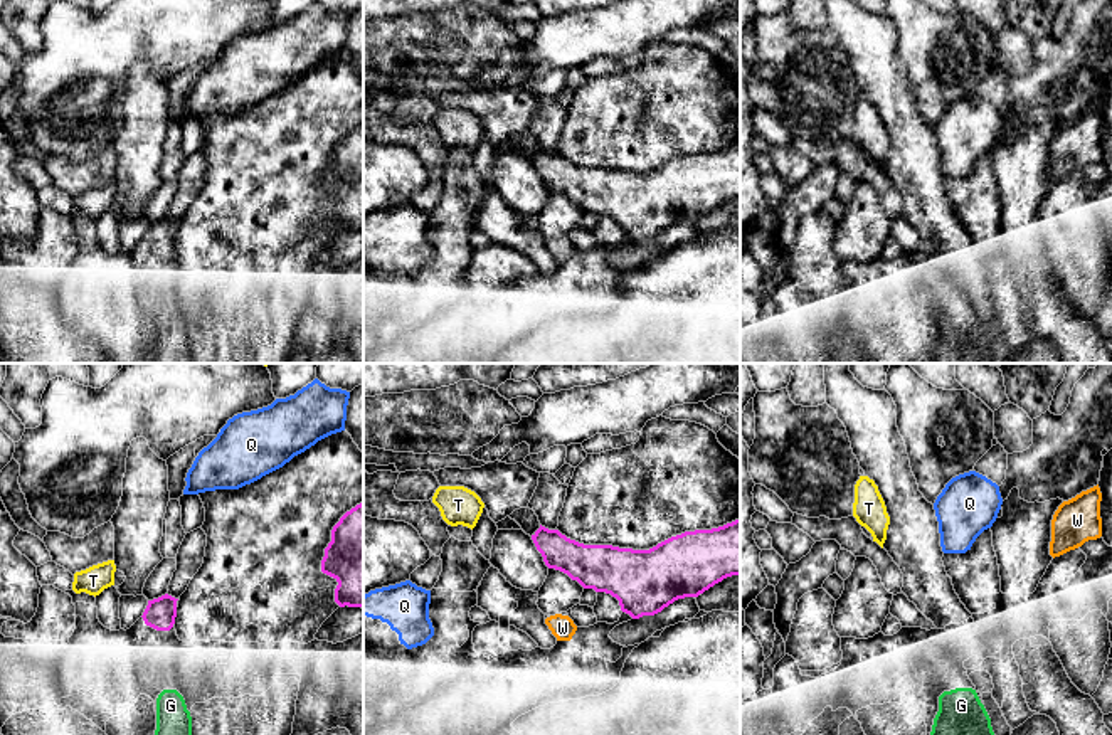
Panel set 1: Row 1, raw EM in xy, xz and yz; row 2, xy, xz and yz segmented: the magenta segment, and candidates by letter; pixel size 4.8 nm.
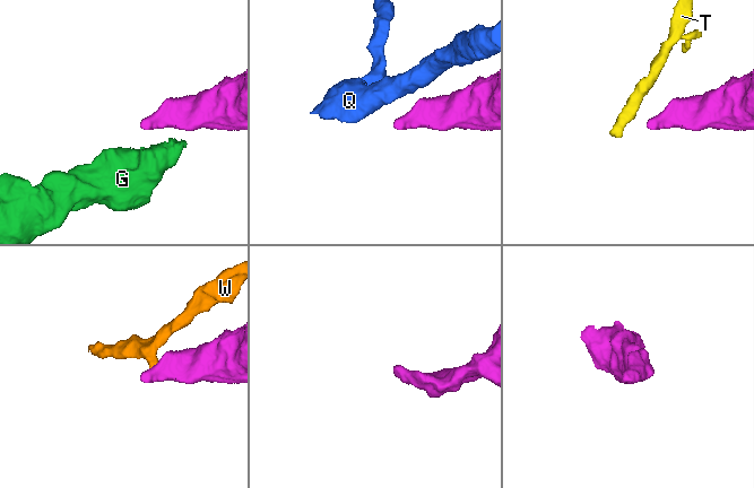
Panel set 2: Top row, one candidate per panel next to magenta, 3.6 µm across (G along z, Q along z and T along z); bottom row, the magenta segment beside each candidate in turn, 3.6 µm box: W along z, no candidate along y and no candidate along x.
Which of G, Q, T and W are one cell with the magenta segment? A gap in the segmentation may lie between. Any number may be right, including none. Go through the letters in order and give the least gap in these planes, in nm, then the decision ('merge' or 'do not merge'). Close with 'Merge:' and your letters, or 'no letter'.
G: 280 nm apart; merge
Q: 360 nm apart; do not merge
T: 190 nm apart; do not merge
W: 160 nm apart; do not merge
Merge: G

